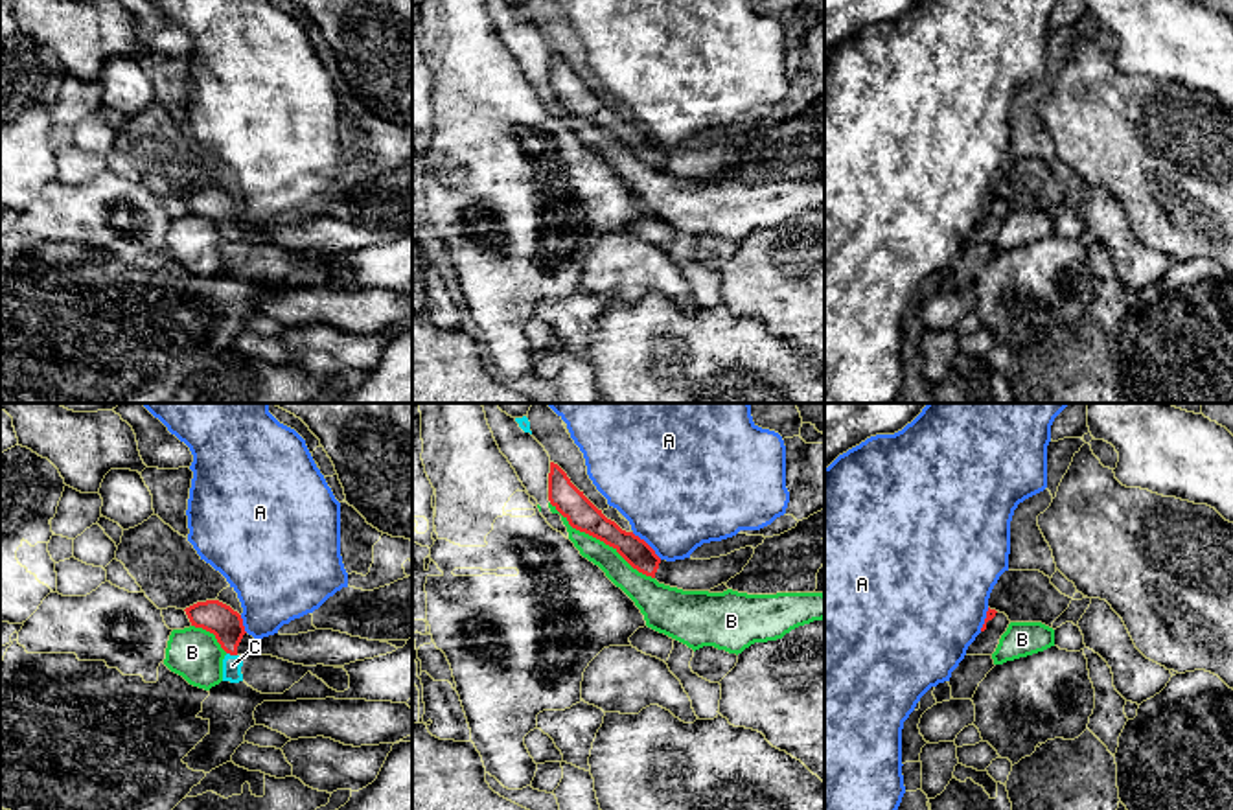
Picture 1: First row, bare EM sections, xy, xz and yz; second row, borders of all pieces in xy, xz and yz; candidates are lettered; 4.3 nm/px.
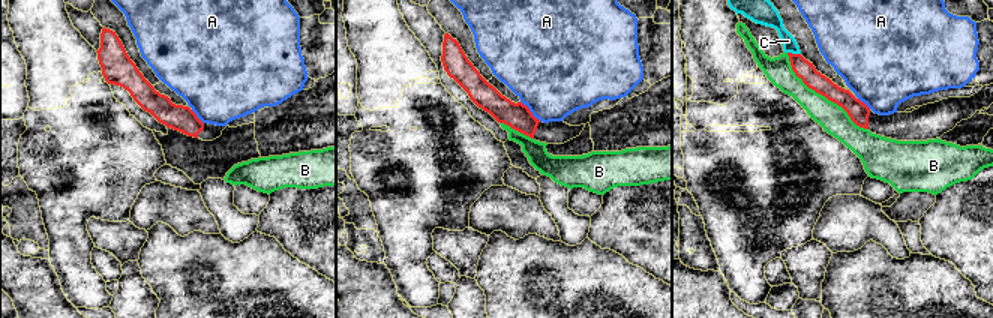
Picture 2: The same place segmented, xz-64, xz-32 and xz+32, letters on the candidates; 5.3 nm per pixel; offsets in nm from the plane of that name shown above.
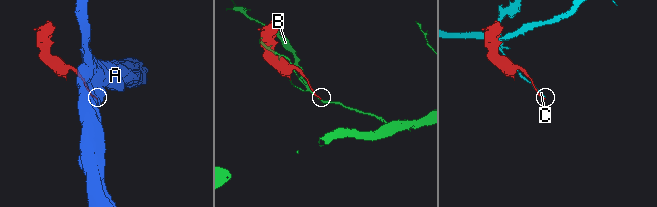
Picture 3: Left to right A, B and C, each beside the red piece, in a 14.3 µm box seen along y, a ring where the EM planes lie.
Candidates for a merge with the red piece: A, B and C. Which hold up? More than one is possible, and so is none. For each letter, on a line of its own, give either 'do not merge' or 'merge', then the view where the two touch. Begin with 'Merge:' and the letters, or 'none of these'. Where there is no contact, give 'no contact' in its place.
Merge: none of these
A: do not merge; meets red in xz
B: do not merge; meets red in xz
C: do not merge; meets red in xy

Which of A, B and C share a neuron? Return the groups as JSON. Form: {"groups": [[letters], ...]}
{"groups": [["A"], ["B"], ["C"]]}

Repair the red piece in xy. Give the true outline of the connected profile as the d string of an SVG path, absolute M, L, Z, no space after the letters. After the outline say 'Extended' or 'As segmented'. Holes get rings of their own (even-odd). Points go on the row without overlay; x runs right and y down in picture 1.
M219 188L197 190L184 197L191 214L215 223L230 243L272 243L304 254L344 254L355 249L374 247L398 236L333 217L315 217L298 223L269 223L254 226L245 219L237 199Z. Extended

